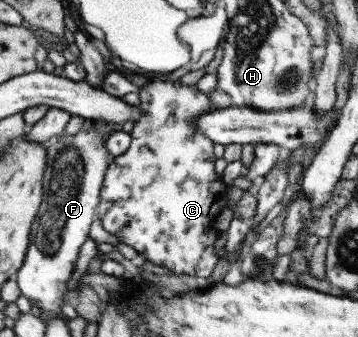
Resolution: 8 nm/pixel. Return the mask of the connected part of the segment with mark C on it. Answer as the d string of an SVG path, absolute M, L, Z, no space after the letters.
M157 79L141 87L139 95L143 119L135 124L129 151L117 156L111 163L99 207L99 218L107 231L117 236L121 243L132 246L142 258L171 269L177 277L191 275L203 282L215 275L222 260L223 252L217 251L217 241L222 232L215 227L215 218L231 206L229 187L215 167L218 158L216 143L197 125L201 116L216 109L215 105L210 93L202 93L196 85L183 85L181 80Z

